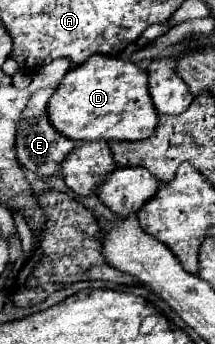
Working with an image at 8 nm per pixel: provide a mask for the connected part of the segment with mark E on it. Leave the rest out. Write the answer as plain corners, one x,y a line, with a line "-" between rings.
42,88
42,90
36,90
28,98
26,110
22,112
22,120
18,122
18,130
16,130
18,162
22,166
26,166
28,170
32,170
36,174
44,174
44,176
52,176
54,172
58,172
62,158
78,146
78,142
70,142
70,138
62,138
62,134
58,134
58,130
54,130
54,126
48,118
48,100
50,100
52,92
54,92
54,88

